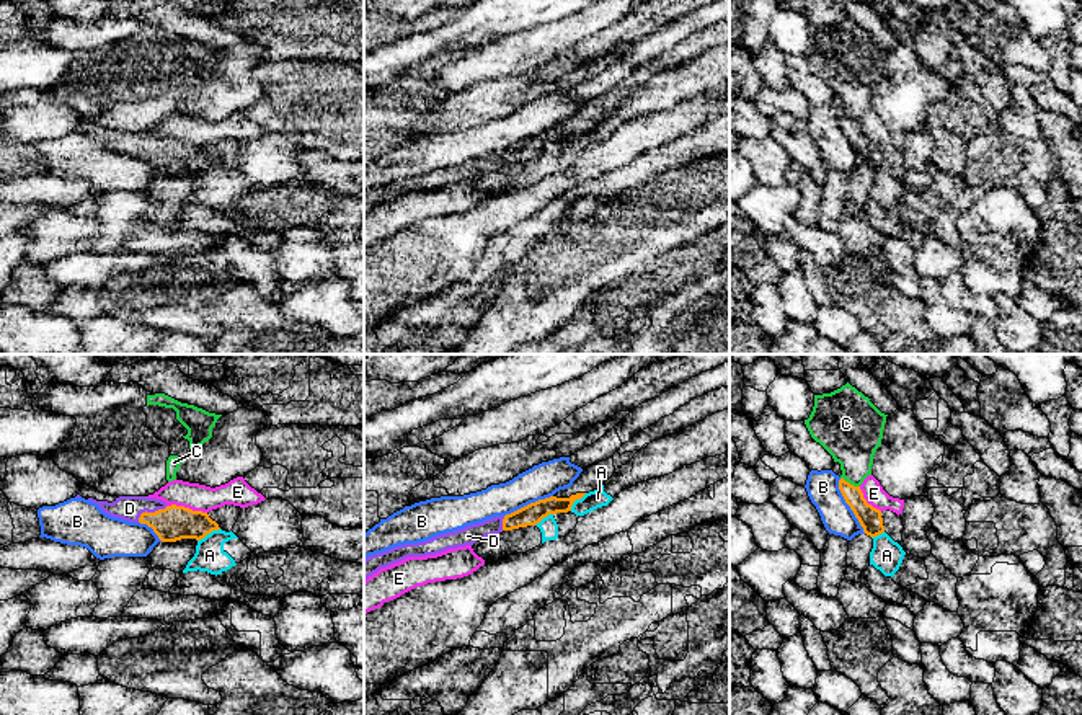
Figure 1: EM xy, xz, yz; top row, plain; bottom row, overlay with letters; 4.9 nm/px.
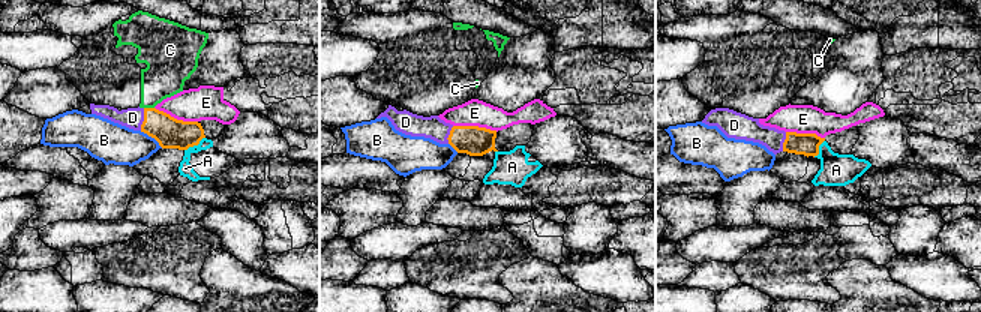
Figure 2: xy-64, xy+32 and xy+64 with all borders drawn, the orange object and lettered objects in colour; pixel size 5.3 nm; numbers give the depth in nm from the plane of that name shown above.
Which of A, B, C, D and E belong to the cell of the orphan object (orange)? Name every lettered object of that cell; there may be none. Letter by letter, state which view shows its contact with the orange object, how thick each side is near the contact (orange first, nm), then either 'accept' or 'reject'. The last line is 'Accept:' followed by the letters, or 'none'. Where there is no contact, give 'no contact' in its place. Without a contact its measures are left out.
A: contact in xy; calibres 170 and 150 nm; reject
B: contact in yz; calibres 110 and 160 nm; reject
C: contact in yz; calibres 110 and 300 nm; reject
D: contact in xy; calibres 170 and 130 nm; accept
E: contact in xy; calibres 170 and 130 nm; reject
Accept: D

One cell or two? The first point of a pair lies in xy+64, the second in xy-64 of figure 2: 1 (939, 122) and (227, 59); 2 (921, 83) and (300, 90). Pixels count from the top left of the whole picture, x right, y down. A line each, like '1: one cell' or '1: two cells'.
1: two cells
2: one cell

